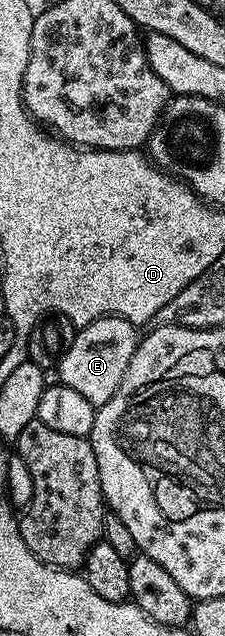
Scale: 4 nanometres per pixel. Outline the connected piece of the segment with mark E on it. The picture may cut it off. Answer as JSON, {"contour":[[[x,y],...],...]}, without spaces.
{"contour":[[[101,317],[92,323],[81,326],[75,333],[78,334],[75,337],[73,334],[69,338],[66,350],[57,358],[57,380],[61,384],[72,387],[72,391],[77,391],[79,395],[84,395],[84,399],[88,399],[88,403],[92,403],[95,407],[108,403],[108,399],[112,399],[112,395],[116,395],[116,387],[120,387],[120,383],[128,371],[128,363],[132,363],[132,355],[140,340],[139,330],[131,321],[125,321],[122,317]]]}

